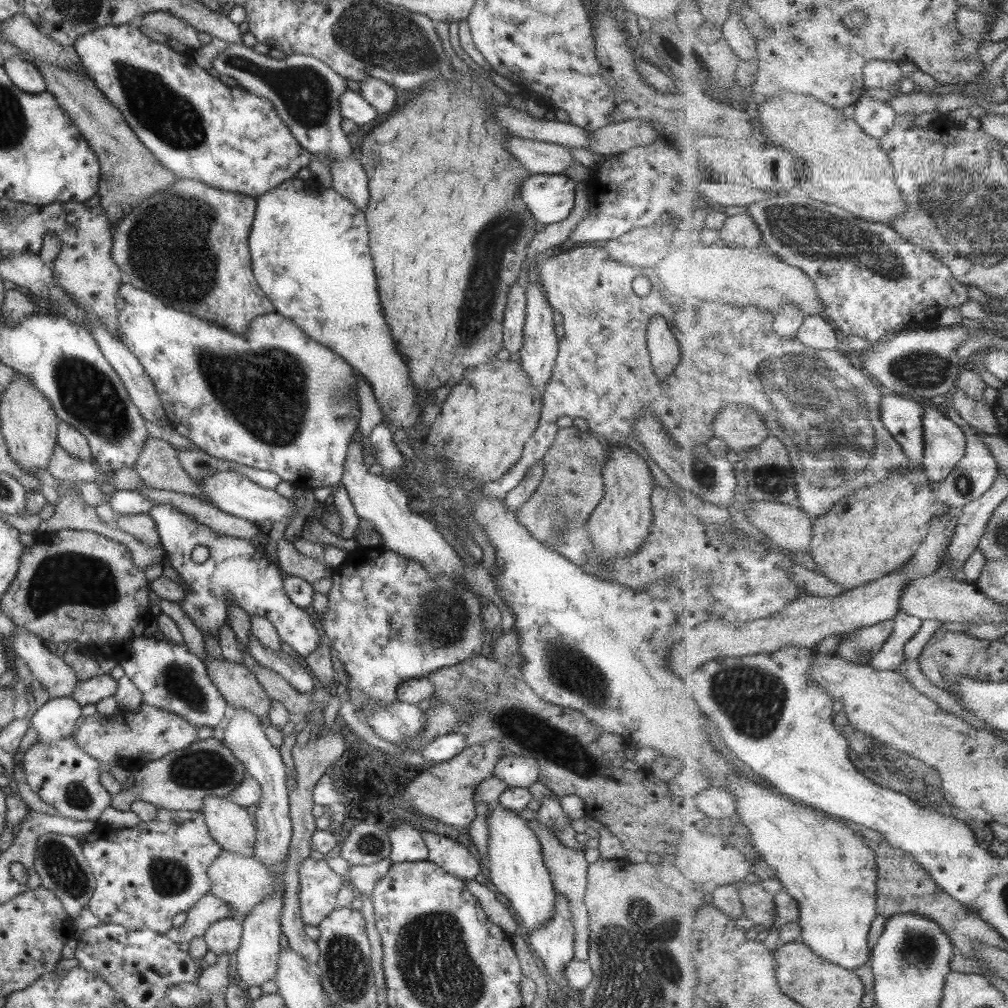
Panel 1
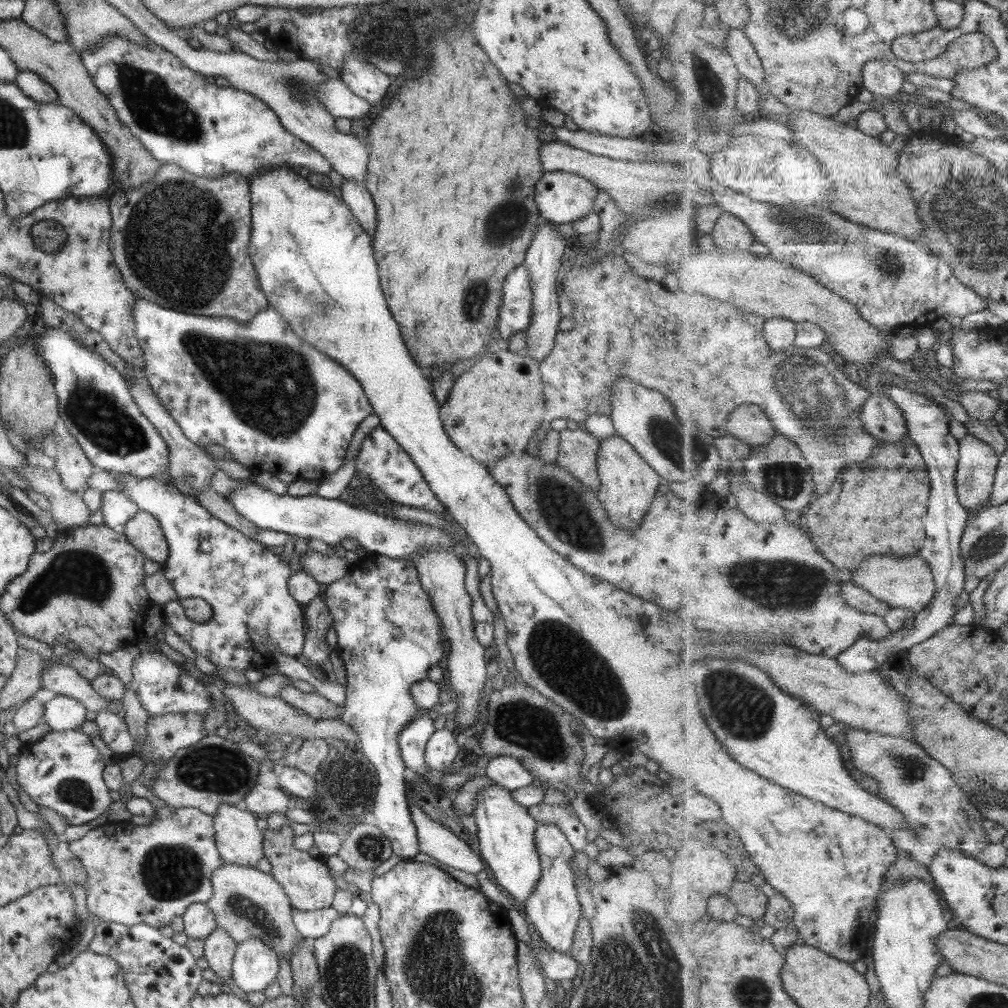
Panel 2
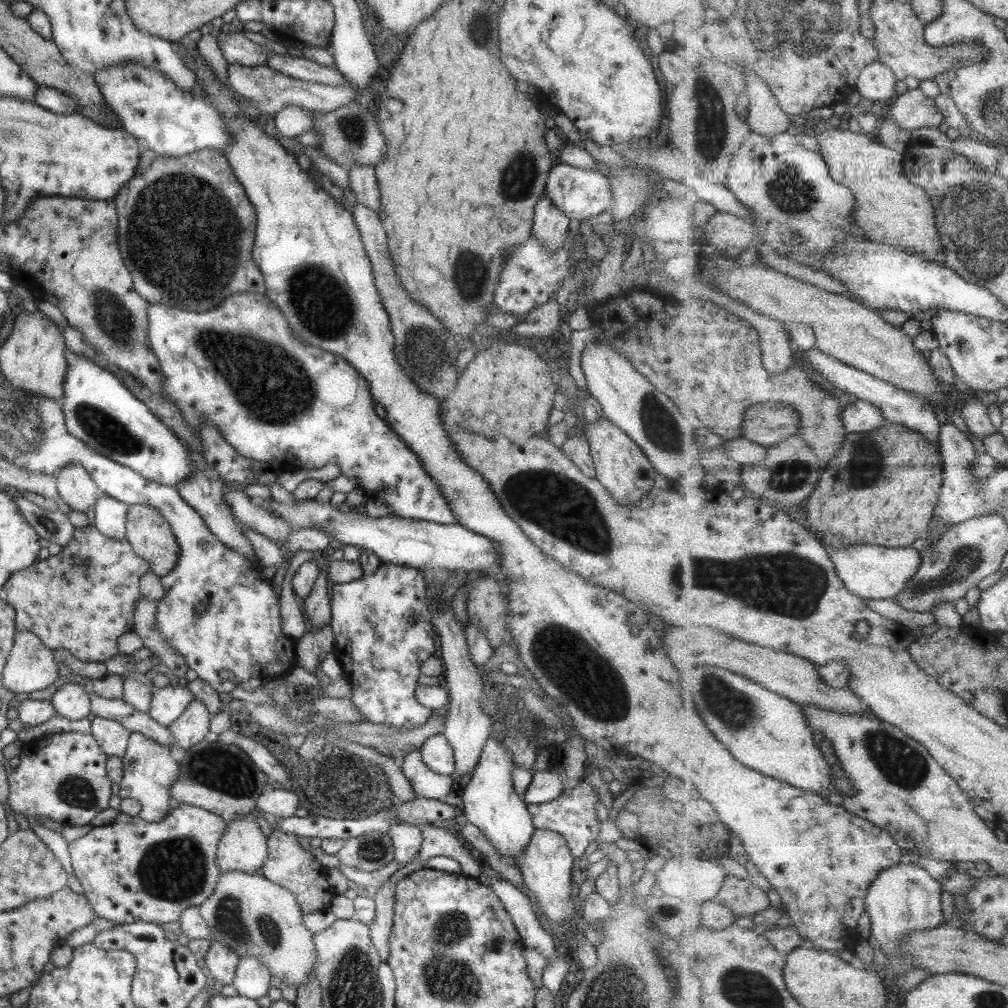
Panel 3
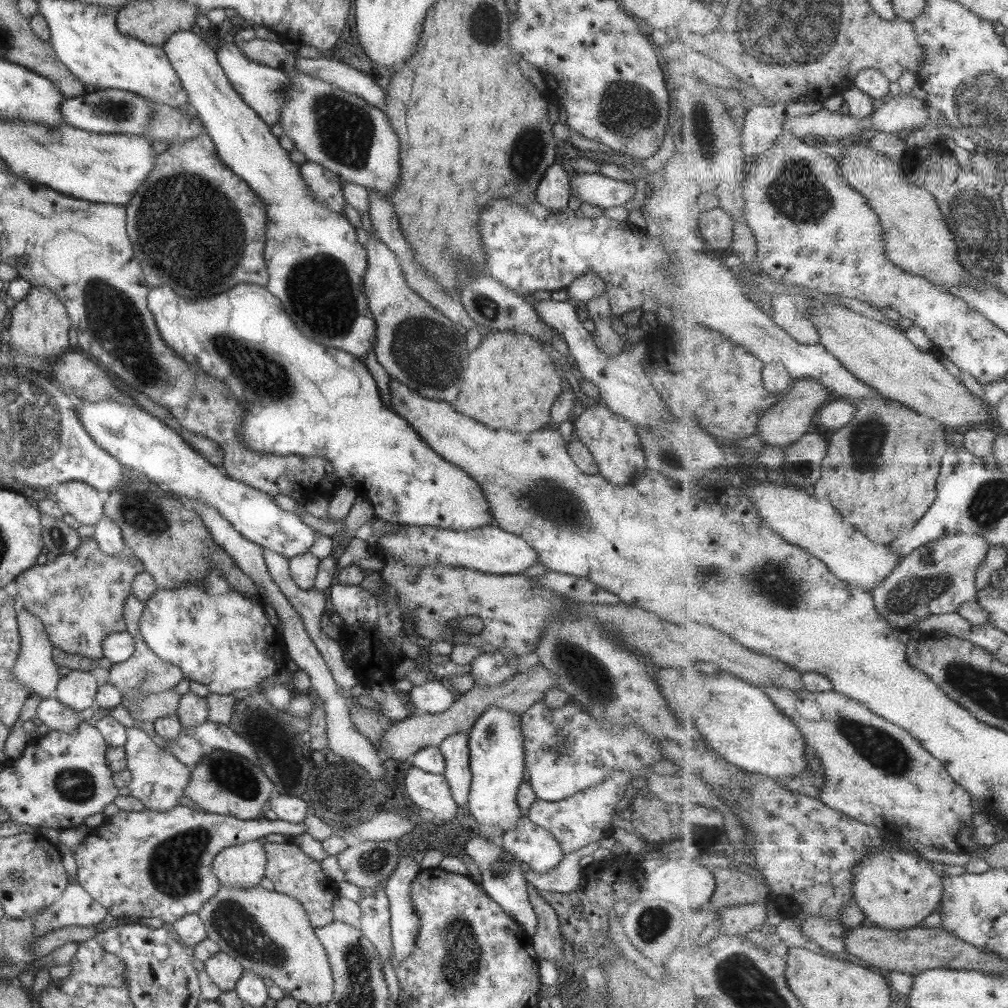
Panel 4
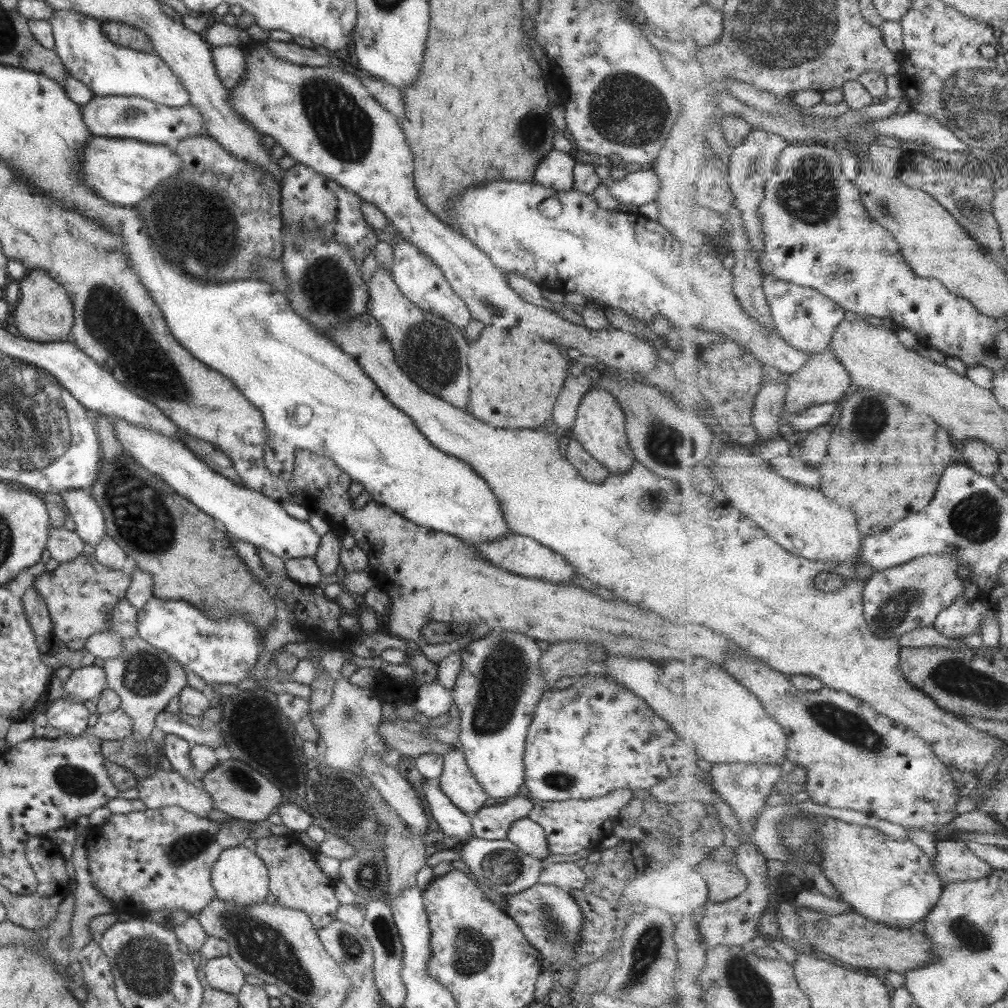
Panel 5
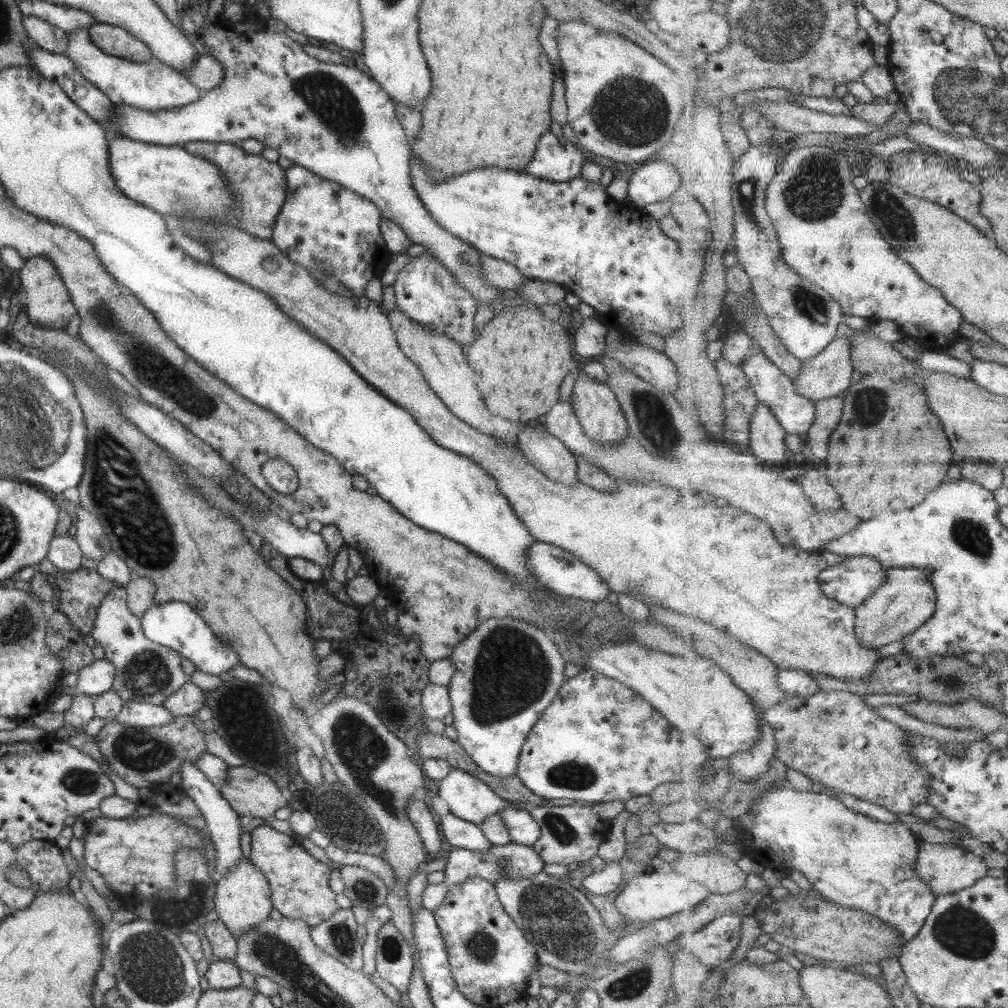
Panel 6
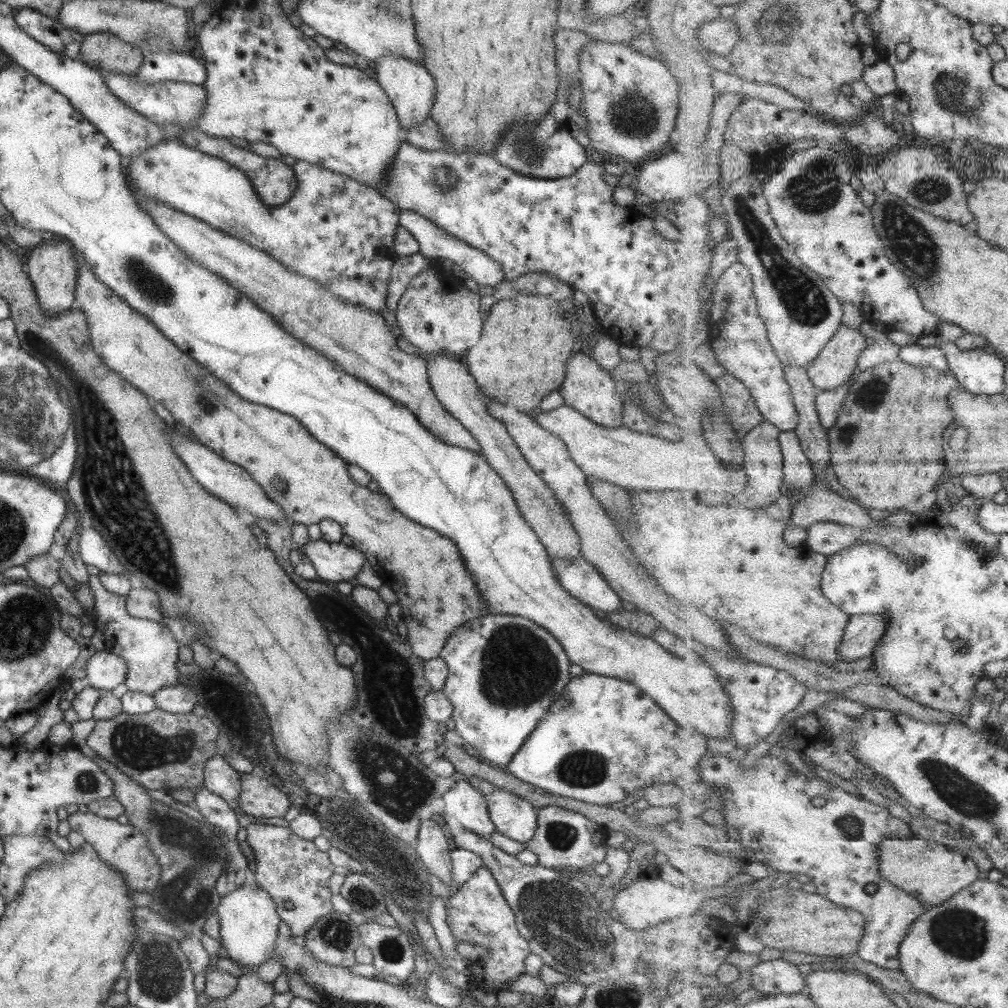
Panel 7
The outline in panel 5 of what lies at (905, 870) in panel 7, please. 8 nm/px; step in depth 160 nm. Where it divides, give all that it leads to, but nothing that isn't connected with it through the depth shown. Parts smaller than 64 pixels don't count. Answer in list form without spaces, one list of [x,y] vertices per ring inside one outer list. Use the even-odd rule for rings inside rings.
[[[961,839],[936,840],[938,853],[934,862],[944,884],[961,880],[979,880],[991,876],[994,869],[984,859],[969,850]]]

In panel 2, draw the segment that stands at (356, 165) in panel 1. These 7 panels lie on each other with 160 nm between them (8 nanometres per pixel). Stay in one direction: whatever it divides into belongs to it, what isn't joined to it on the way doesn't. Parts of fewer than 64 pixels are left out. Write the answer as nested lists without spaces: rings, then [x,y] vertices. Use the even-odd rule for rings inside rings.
[[[343,179],[343,184],[339,188],[341,200],[347,205],[351,214],[357,219],[359,226],[370,239],[373,239],[375,231],[375,206],[371,202],[369,192],[365,190],[363,183],[353,182],[349,179]]]

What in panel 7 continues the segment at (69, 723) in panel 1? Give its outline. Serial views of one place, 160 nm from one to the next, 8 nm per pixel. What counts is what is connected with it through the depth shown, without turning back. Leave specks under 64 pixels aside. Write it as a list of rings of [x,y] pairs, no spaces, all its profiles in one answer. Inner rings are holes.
[[[105,650],[94,652],[86,664],[85,682],[93,688],[111,691],[123,684],[126,675],[126,664],[115,653]]]

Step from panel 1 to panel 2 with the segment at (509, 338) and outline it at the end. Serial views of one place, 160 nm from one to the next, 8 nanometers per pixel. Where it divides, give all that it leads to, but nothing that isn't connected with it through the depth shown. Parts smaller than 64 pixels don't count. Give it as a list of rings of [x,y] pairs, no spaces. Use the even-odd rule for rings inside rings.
[[[517,266],[513,272],[509,272],[503,281],[501,308],[496,322],[496,329],[503,340],[507,341],[512,334],[528,327],[531,292],[525,266]]]

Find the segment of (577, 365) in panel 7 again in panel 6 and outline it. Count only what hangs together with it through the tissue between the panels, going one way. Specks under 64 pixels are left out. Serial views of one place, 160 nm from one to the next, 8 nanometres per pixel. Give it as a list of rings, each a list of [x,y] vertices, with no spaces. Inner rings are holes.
[[[580,367],[577,369],[577,378],[573,378],[572,391],[569,398],[570,407],[578,418],[583,432],[588,439],[595,441],[598,445],[611,446],[627,436],[628,428],[626,420],[613,391],[599,380],[585,376]]]

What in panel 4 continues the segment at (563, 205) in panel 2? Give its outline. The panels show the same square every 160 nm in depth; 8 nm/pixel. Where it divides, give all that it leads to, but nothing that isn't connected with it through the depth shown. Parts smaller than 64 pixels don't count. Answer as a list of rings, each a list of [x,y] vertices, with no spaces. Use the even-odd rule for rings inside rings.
[[[573,173],[569,181],[570,196],[575,195],[580,198],[582,202],[593,204],[605,210],[610,206],[625,206],[625,204],[633,198],[635,194],[635,183],[634,181],[616,181],[599,173]]]

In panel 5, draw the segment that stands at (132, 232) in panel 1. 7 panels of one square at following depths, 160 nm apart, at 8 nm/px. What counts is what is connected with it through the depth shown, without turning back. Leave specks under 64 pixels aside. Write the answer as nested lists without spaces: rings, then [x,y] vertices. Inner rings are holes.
[[[207,134],[184,138],[171,146],[181,159],[182,169],[156,186],[147,198],[135,206],[145,222],[149,232],[147,236],[157,242],[155,248],[167,260],[181,264],[179,268],[193,278],[212,283],[259,279],[257,264],[261,260],[280,260],[282,252],[278,182],[251,163],[236,159]]]

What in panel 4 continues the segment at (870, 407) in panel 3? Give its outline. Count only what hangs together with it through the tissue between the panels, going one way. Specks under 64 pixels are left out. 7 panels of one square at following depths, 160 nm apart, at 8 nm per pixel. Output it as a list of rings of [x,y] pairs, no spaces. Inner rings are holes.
[[[831,400],[817,412],[816,423],[820,430],[828,433],[847,426],[856,416],[857,411],[855,402],[852,400]]]

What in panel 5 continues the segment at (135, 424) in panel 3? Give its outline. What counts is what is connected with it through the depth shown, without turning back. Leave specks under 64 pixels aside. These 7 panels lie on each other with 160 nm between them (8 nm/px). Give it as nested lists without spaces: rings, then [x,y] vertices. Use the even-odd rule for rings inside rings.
[[[120,418],[111,420],[122,449],[145,470],[165,481],[177,494],[194,504],[203,514],[218,520],[229,536],[242,538],[256,548],[263,548],[283,560],[314,556],[320,536],[305,521],[289,517],[278,501],[249,488],[233,484],[211,470],[181,441],[129,424]]]

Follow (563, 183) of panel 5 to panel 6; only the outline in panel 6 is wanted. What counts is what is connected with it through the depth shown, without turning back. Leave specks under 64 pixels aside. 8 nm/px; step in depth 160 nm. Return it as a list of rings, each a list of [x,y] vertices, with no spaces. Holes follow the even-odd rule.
[[[546,130],[521,172],[551,182],[565,182],[580,174],[585,160],[581,151],[566,137],[557,138]]]

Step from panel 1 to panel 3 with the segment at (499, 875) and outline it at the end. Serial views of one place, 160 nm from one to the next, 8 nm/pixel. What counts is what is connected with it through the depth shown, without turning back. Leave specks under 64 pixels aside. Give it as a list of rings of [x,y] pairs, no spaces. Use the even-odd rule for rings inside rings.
[[[489,736],[483,744],[469,783],[463,790],[461,812],[469,824],[481,830],[483,836],[498,851],[499,856],[512,858],[514,866],[517,866],[536,828],[533,828],[531,815],[526,809],[526,802],[513,791],[513,784],[511,784],[513,767],[511,754],[507,752],[504,742]]]

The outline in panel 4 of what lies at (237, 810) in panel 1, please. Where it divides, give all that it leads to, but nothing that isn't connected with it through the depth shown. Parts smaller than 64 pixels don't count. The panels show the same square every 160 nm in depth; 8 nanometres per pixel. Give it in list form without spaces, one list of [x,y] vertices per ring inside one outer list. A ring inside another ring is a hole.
[[[252,841],[221,850],[212,861],[211,872],[220,886],[245,888],[259,884],[265,876],[265,866],[262,844]]]

